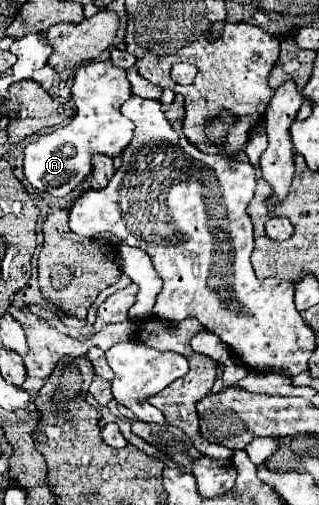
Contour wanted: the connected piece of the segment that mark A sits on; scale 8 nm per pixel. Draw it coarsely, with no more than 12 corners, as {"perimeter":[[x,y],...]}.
{"perimeter":[[81,64],[71,124],[25,148],[27,182],[57,198],[121,156],[135,124],[125,70]]}

